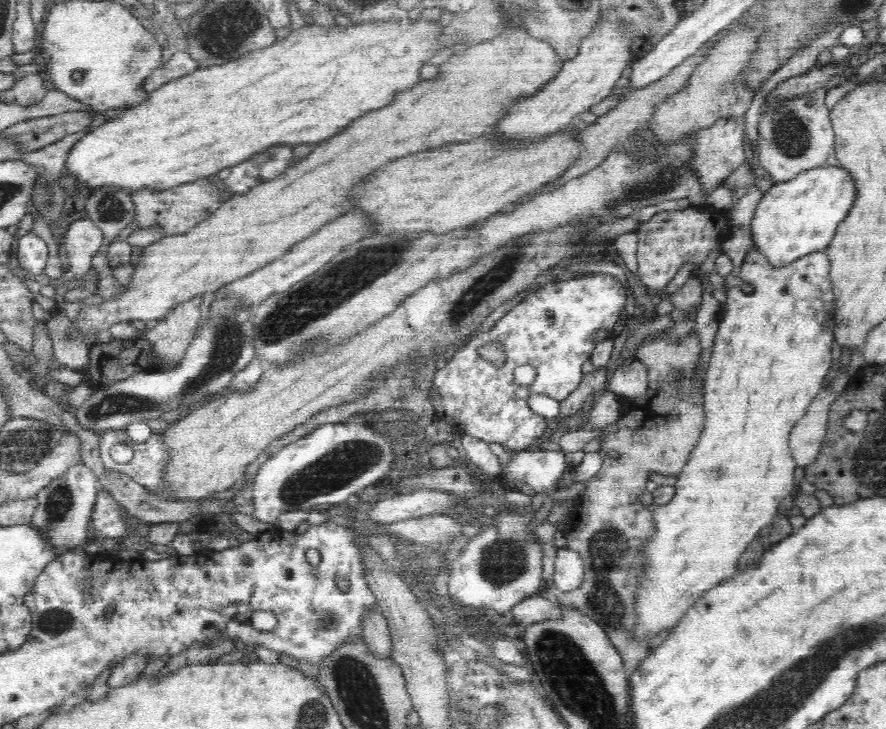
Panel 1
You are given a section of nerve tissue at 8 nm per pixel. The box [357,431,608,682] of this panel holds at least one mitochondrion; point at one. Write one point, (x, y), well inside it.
(503, 562)

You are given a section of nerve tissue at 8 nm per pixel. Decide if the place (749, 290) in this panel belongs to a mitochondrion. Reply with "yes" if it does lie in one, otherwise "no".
no

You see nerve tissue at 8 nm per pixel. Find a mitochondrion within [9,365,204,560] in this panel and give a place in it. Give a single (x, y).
(58, 501)

